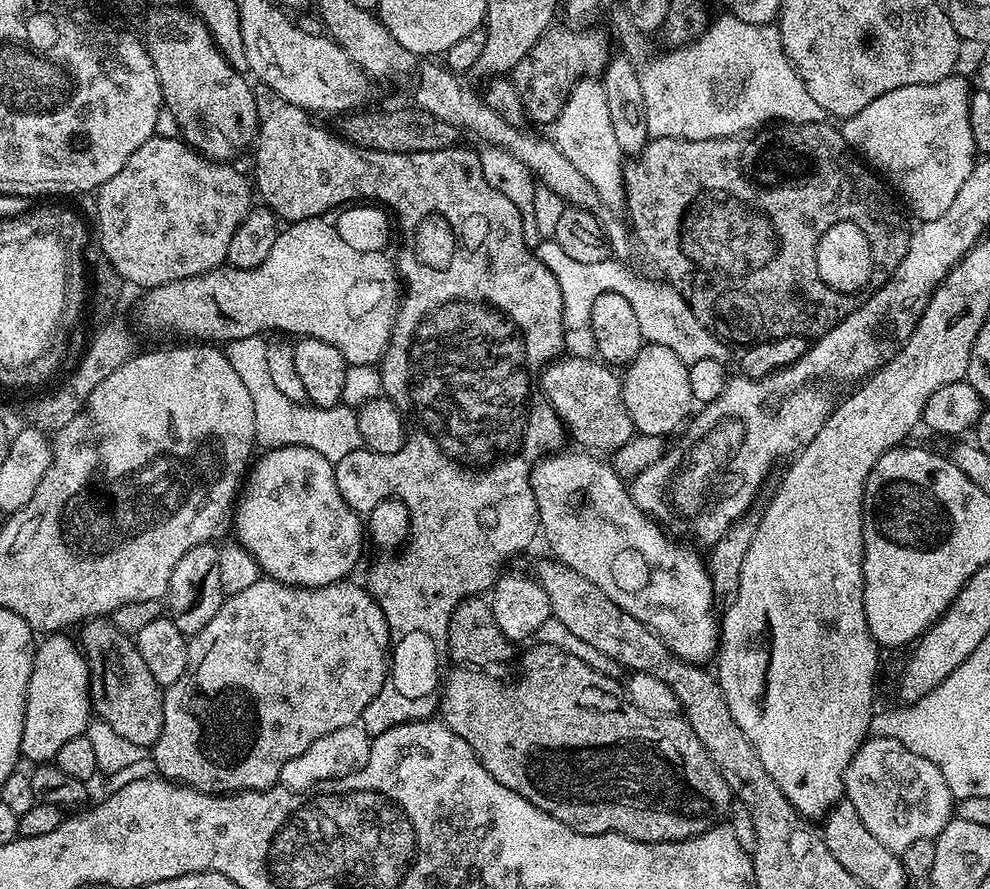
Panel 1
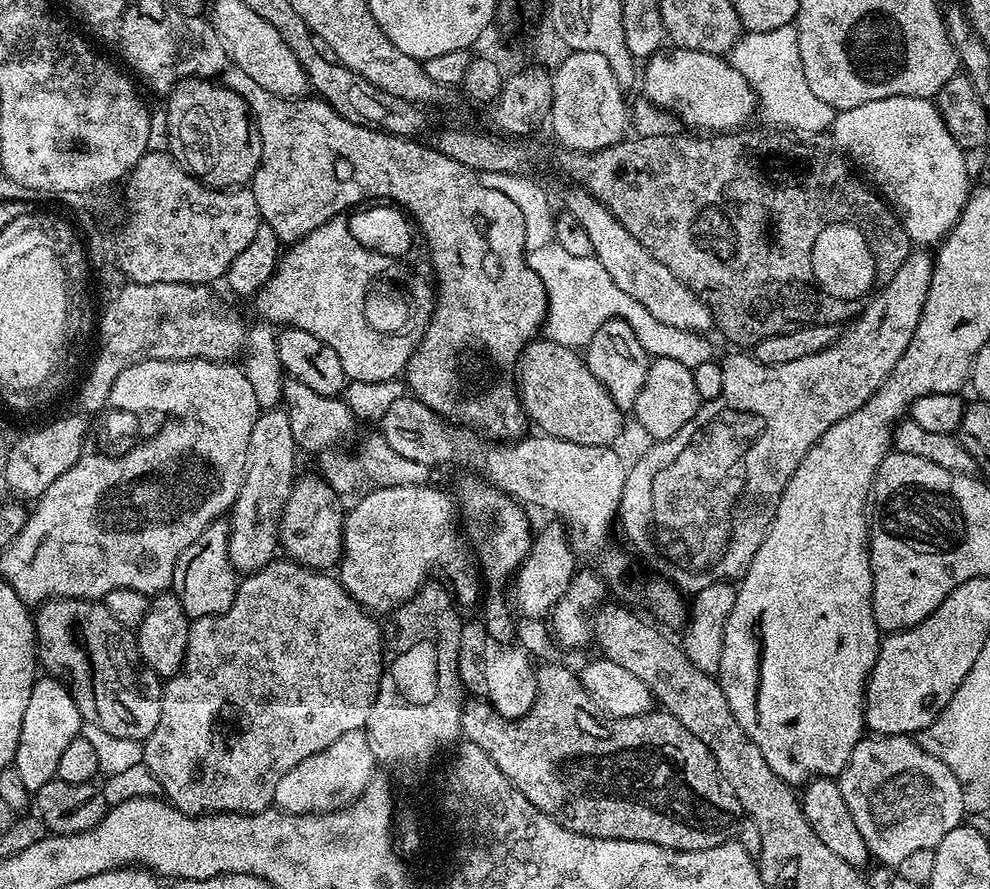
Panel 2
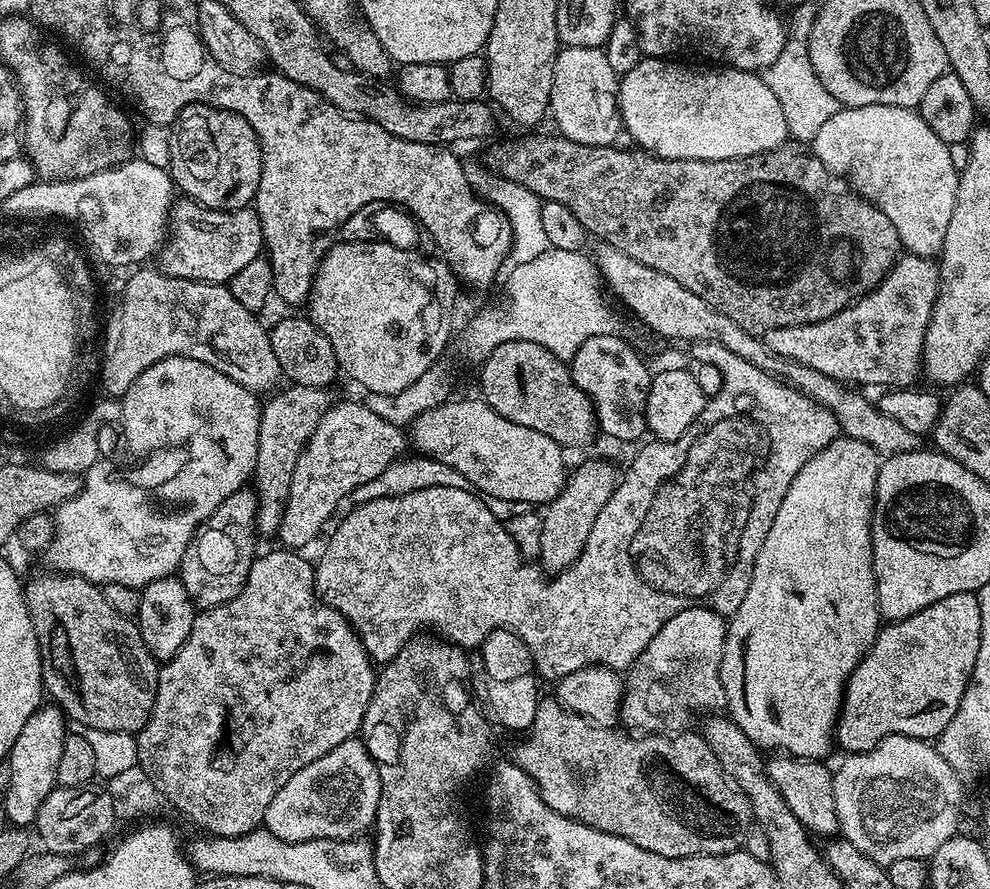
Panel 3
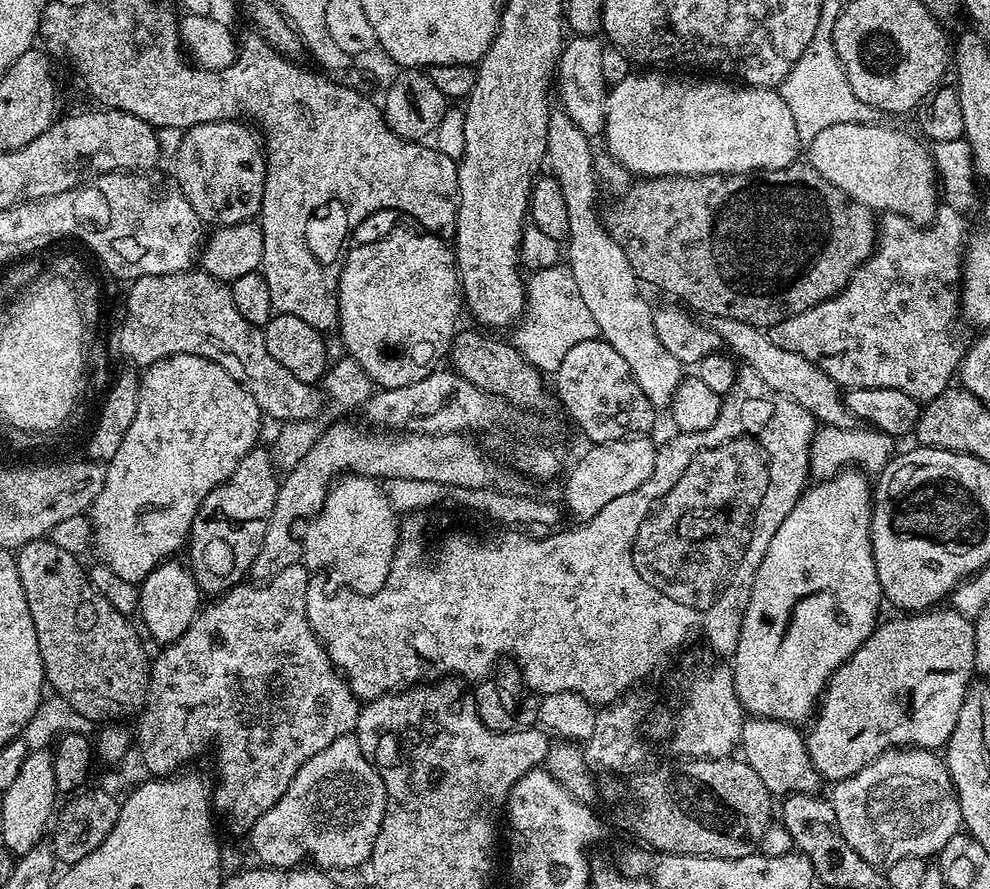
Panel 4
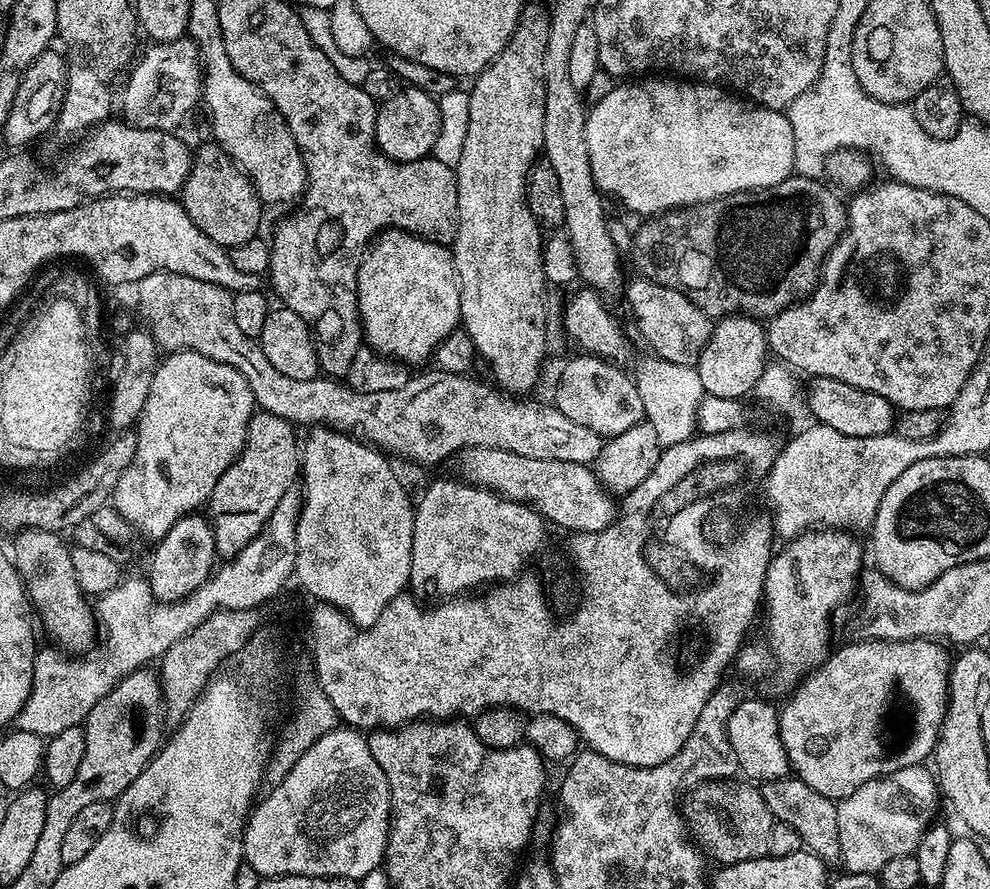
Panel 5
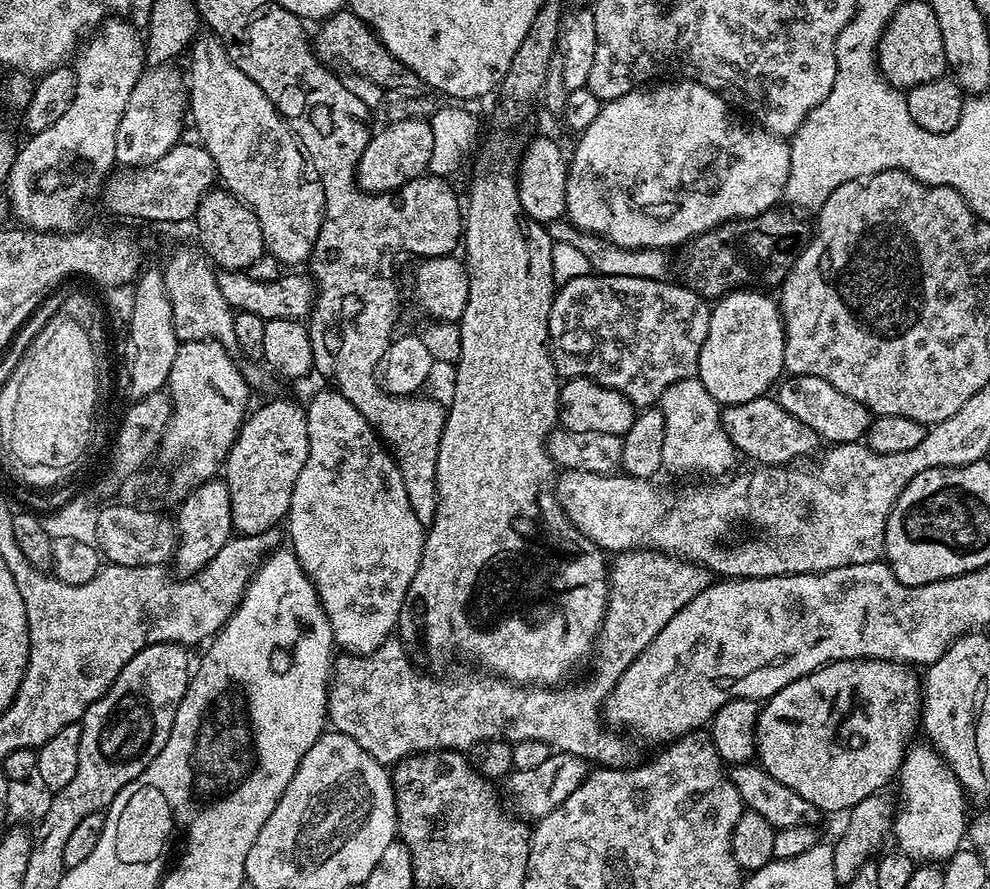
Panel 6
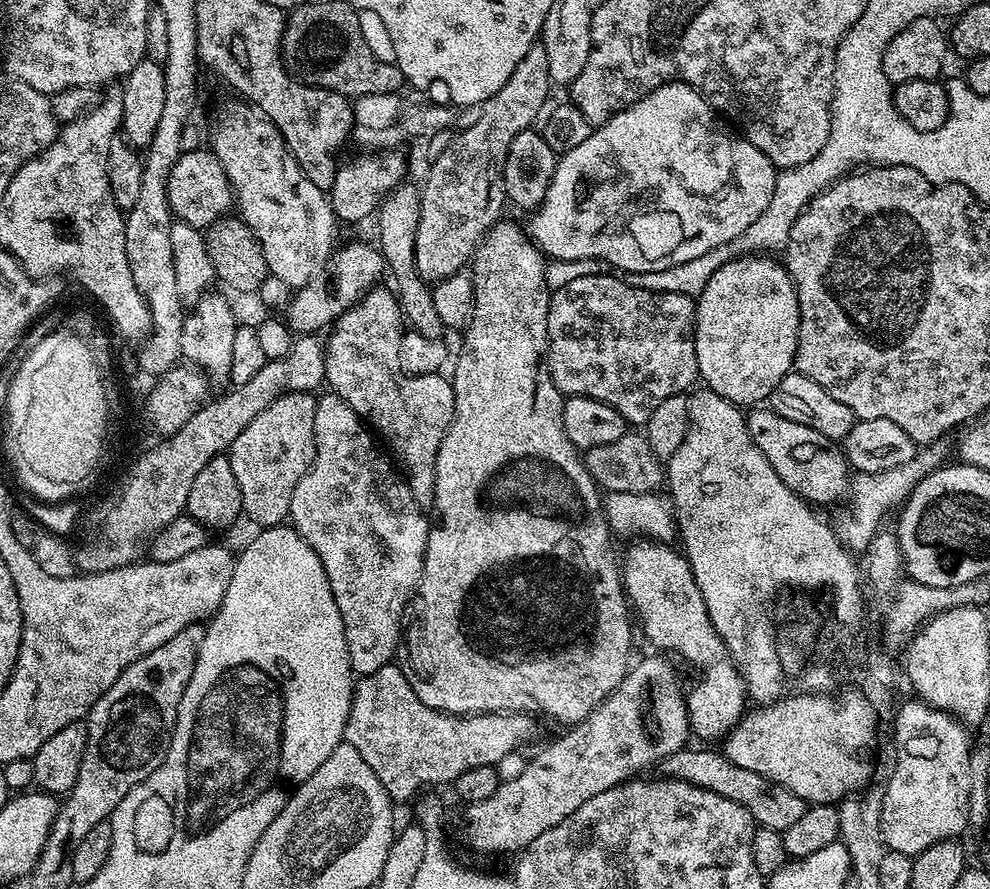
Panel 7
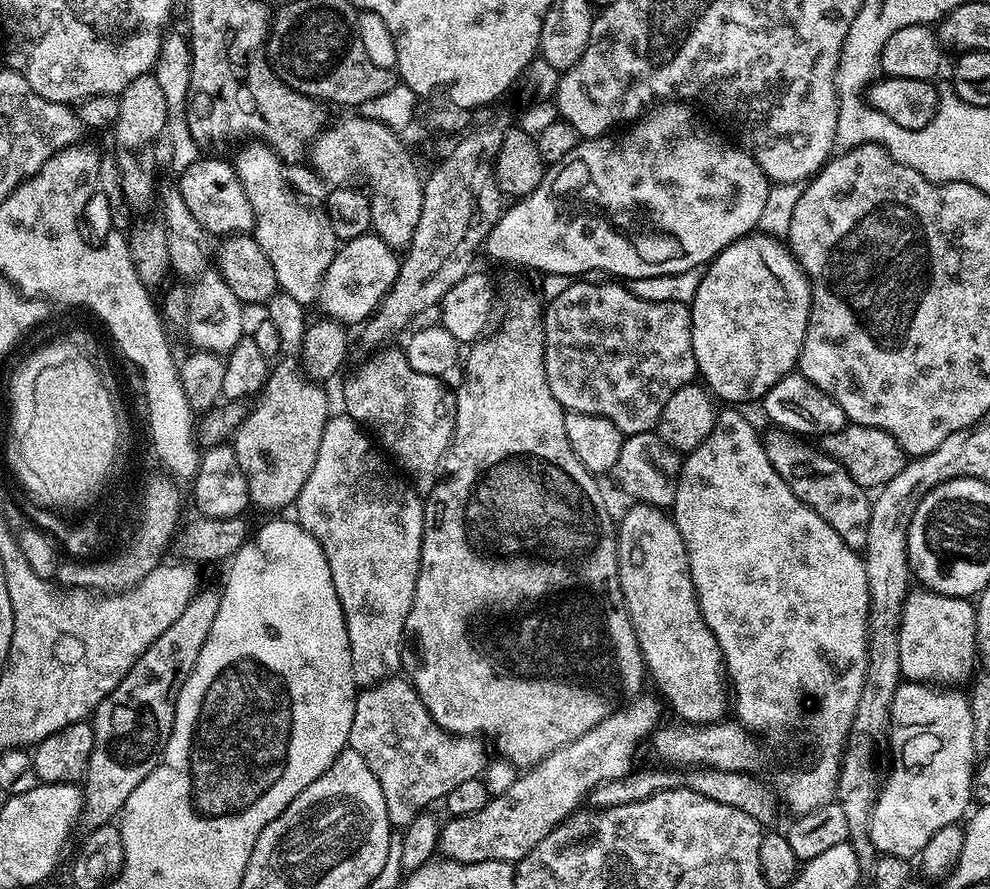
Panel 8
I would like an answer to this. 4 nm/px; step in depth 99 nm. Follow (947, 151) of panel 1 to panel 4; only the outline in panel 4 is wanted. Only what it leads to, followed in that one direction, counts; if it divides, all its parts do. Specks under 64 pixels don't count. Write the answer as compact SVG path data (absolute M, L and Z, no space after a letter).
M876 123L828 126L807 145L807 163L873 213L893 212L921 226L931 224L938 207L938 173L929 149L896 128Z

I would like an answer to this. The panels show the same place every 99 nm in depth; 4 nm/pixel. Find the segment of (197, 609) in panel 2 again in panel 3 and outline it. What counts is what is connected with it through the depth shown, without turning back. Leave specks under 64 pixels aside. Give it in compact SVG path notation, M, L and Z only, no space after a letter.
M245 486L230 494L230 498L226 498L226 502L222 502L222 506L218 506L218 510L214 510L214 514L200 525L178 569L178 578L182 586L186 586L186 594L190 594L193 605L201 609L218 607L240 595L252 561L258 555L257 514L256 493Z

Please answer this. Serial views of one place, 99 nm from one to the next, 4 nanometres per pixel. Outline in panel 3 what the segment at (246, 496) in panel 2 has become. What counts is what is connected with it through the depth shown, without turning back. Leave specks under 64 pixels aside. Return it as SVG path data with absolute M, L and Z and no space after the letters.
M301 384L287 387L281 387L275 394L269 395L268 404L266 400L260 409L254 491L258 502L256 531L261 537L275 537L279 533L286 498L290 494L290 478L294 474L294 466L298 466L298 458L302 454L304 443L310 438L310 434L314 434L322 414L334 403L334 397L328 388Z

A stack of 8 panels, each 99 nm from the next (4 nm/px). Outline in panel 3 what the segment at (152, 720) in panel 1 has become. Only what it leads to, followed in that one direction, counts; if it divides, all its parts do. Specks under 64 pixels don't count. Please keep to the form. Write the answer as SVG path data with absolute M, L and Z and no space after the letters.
M47 571L23 585L24 601L40 647L45 693L53 696L55 707L76 724L94 730L140 733L154 710L159 667L150 650L146 650L146 642L142 642L139 623L112 609L103 591L86 578Z

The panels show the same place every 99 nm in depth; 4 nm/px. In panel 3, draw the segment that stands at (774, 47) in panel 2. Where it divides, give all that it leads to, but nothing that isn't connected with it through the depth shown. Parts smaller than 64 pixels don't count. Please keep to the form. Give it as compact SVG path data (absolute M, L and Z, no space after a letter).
M815 3L800 4L793 10L788 28L788 41L784 44L782 54L778 54L778 58L774 58L772 65L762 73L770 90L774 90L774 94L778 97L778 102L782 102L782 114L786 114L789 137L796 142L811 142L818 134L819 128L829 118L834 118L834 114L842 107L834 98L834 94L826 90L818 74L814 74L814 66L810 62L808 39L816 21L817 11Z

